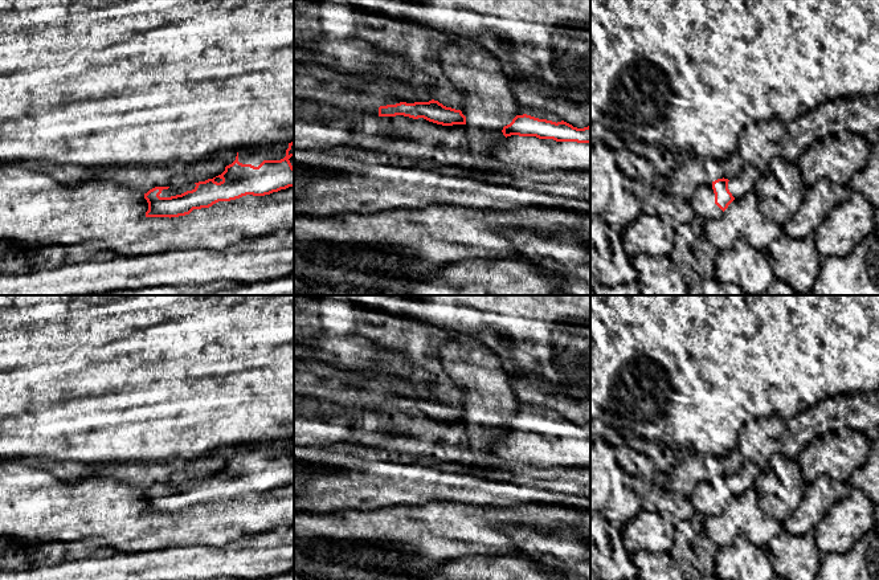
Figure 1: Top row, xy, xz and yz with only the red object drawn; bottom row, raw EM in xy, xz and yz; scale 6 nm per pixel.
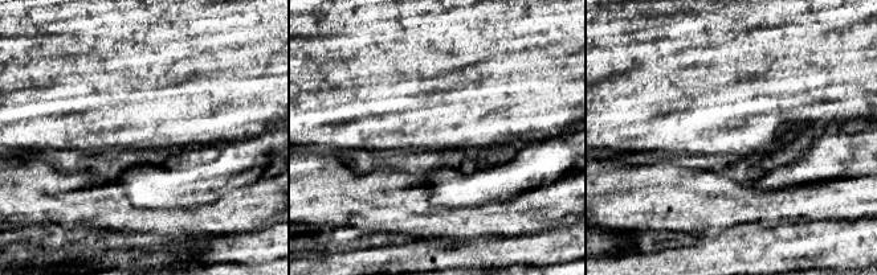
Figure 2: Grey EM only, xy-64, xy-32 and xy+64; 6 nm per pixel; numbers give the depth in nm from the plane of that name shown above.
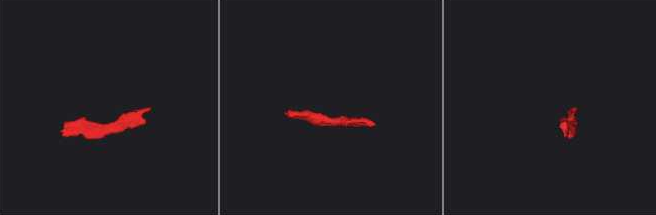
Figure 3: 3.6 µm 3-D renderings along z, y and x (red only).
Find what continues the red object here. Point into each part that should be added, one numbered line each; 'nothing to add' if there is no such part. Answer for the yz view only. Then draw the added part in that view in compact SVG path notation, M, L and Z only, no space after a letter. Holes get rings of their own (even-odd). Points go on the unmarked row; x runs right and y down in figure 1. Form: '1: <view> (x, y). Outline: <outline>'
1: yz (745, 478). Outline: M744 461L741 469L729 475L728 486L735 495L741 495L747 490L755 487L756 479L761 471L763 470L759 469L755 463Z
2: yz (702, 497). Outline: M712 479L699 482L690 494L696 515L702 518L720 515L724 508L715 501Z

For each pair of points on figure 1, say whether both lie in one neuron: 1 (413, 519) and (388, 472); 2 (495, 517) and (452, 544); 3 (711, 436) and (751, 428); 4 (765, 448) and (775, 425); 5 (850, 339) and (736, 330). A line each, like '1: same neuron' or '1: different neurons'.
1: different neurons
2: same neuron
3: different neurons
4: same neuron
5: same neuron

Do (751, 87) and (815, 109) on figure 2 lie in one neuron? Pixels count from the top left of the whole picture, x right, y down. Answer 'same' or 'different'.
same

